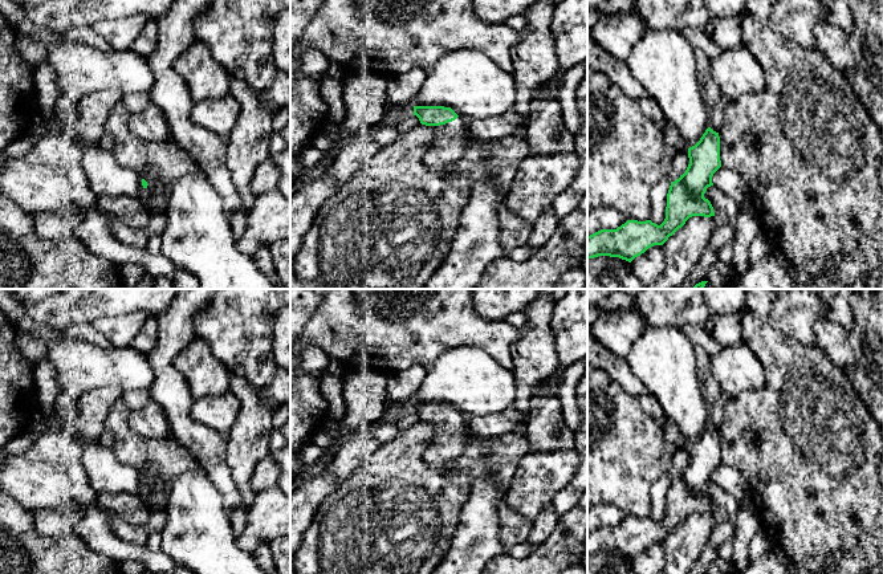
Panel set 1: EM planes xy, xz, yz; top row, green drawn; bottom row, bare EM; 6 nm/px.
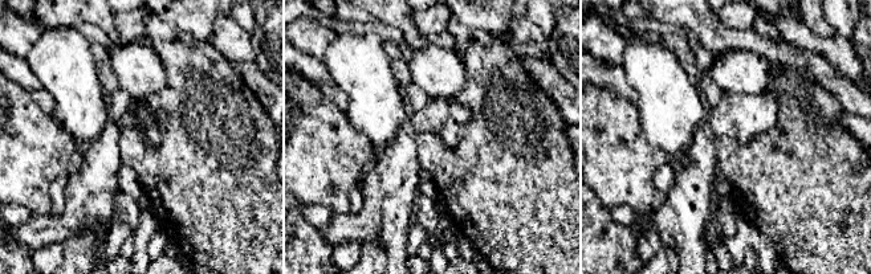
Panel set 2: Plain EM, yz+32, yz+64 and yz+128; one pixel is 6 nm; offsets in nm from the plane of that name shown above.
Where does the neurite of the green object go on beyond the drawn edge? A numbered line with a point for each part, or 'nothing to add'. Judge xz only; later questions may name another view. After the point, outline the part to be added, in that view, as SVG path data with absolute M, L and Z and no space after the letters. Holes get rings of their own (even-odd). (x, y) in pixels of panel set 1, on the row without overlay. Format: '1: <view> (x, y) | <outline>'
1: xz (448, 443) | M457 414L455 418L440 423L432 423L435 432L424 459L440 469L453 468L456 459L461 457L465 449L464 430L467 424Z

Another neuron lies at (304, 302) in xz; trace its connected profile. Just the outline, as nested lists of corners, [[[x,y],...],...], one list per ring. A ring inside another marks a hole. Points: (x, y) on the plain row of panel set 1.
[[[290,289],[290,346],[316,313],[322,294],[318,289]]]

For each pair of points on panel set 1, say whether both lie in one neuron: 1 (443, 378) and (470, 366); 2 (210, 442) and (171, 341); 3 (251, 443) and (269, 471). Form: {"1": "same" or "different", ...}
{"1": "same", "2": "same", "3": "different"}

